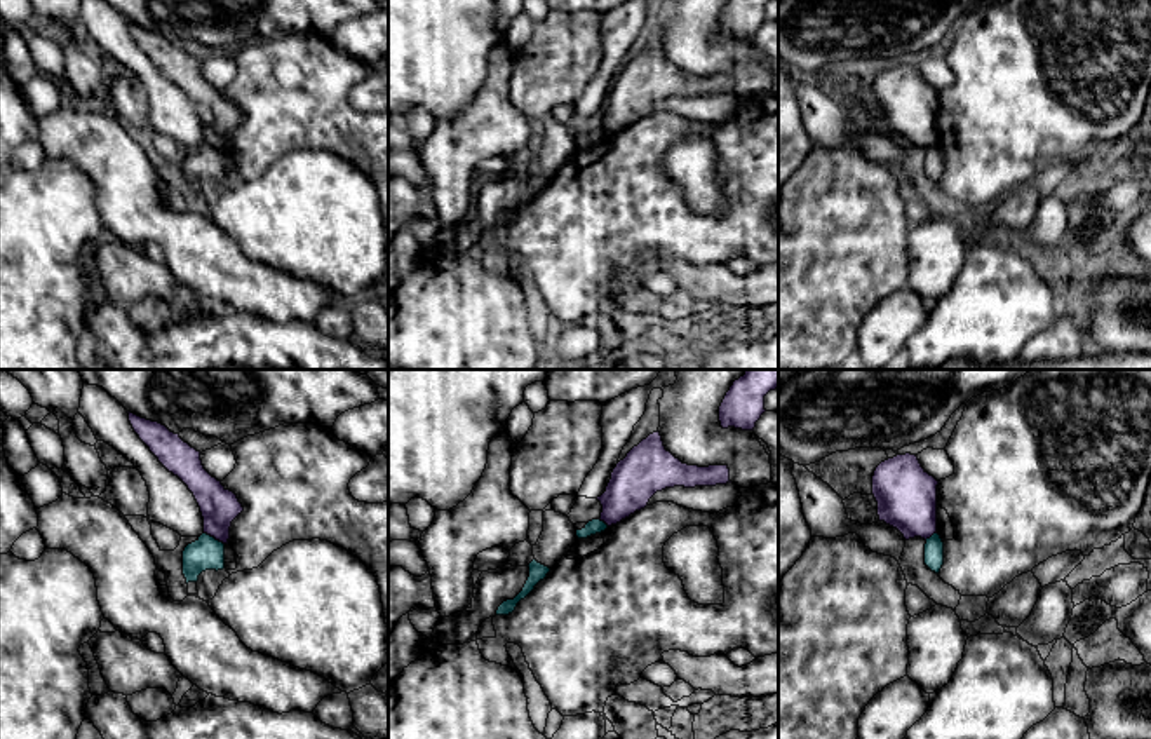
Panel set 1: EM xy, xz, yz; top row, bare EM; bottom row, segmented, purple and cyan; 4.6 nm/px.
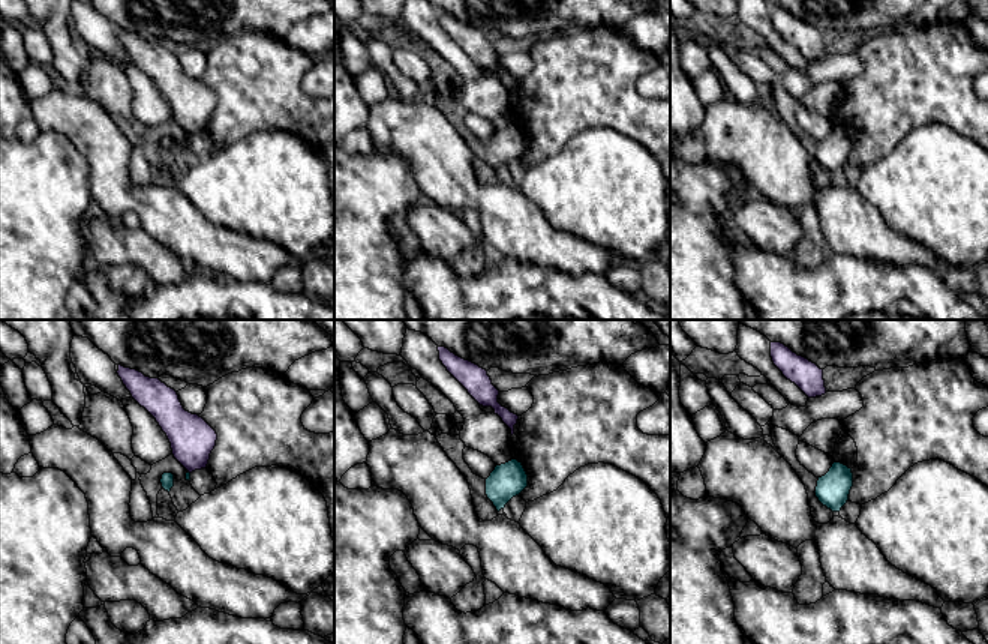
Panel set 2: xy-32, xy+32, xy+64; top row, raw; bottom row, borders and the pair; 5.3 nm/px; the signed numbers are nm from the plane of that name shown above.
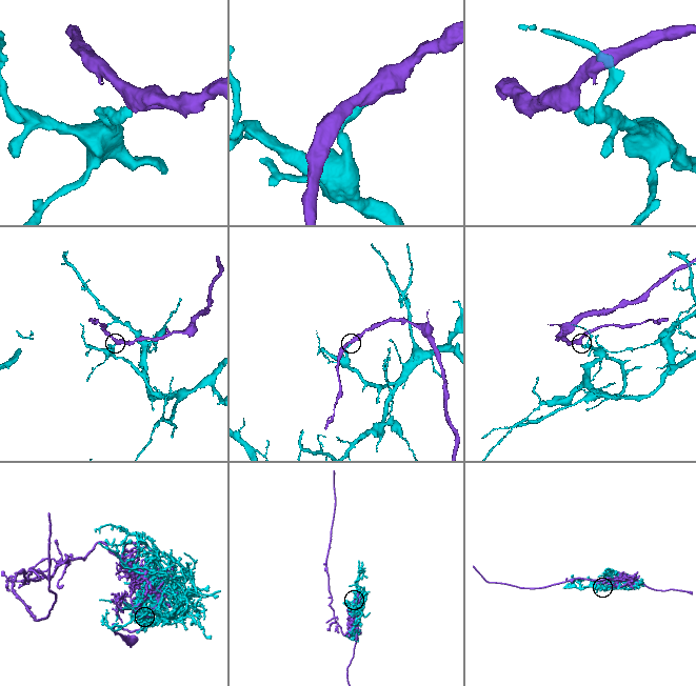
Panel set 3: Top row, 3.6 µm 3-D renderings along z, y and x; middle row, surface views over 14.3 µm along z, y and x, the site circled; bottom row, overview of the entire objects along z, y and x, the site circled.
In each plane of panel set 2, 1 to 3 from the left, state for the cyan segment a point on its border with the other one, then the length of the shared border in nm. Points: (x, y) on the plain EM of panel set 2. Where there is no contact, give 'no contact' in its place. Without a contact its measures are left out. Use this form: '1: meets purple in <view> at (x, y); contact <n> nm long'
1: no contact
2: no contact
3: no contact

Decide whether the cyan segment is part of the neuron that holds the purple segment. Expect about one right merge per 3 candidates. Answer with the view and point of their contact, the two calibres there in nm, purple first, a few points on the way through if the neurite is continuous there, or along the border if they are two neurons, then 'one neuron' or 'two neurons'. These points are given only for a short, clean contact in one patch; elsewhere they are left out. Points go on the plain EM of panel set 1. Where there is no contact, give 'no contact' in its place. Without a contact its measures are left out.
xy (215, 147) | 170/150 nm | along xy (204, 142), (223, 154) | two neurons

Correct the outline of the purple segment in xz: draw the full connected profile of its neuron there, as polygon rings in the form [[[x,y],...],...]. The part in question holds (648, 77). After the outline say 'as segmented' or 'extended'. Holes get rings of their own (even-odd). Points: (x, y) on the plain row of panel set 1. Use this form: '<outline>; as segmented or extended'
[[[660,42],[650,44],[616,73],[606,101],[597,106],[602,115],[601,131],[620,132],[648,115],[665,98],[716,96],[730,91],[728,75],[688,75],[665,59]]]; as segmented

